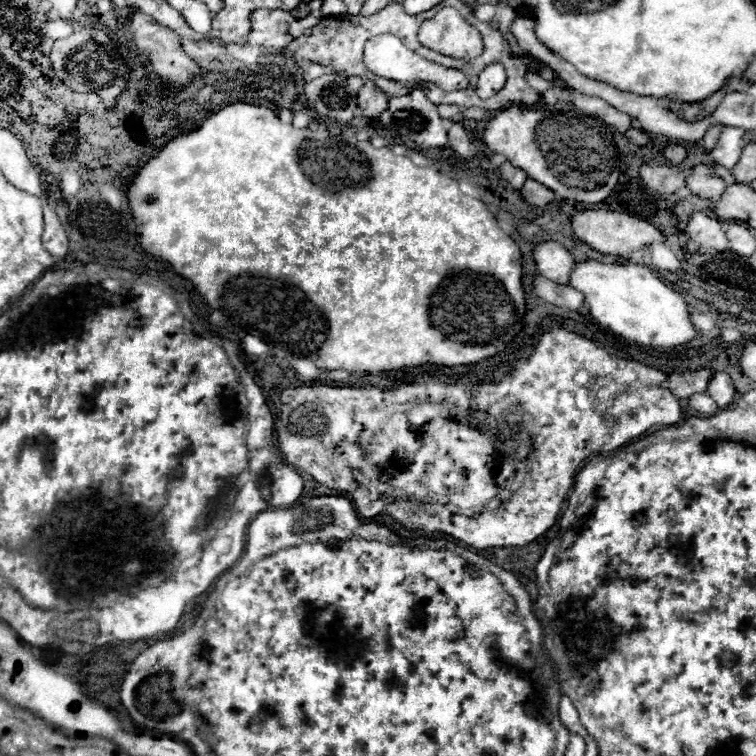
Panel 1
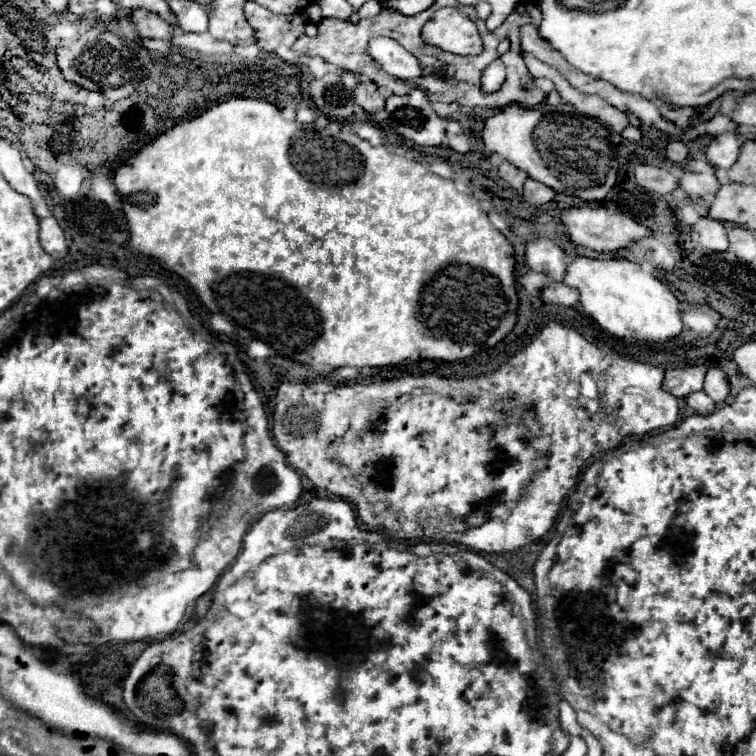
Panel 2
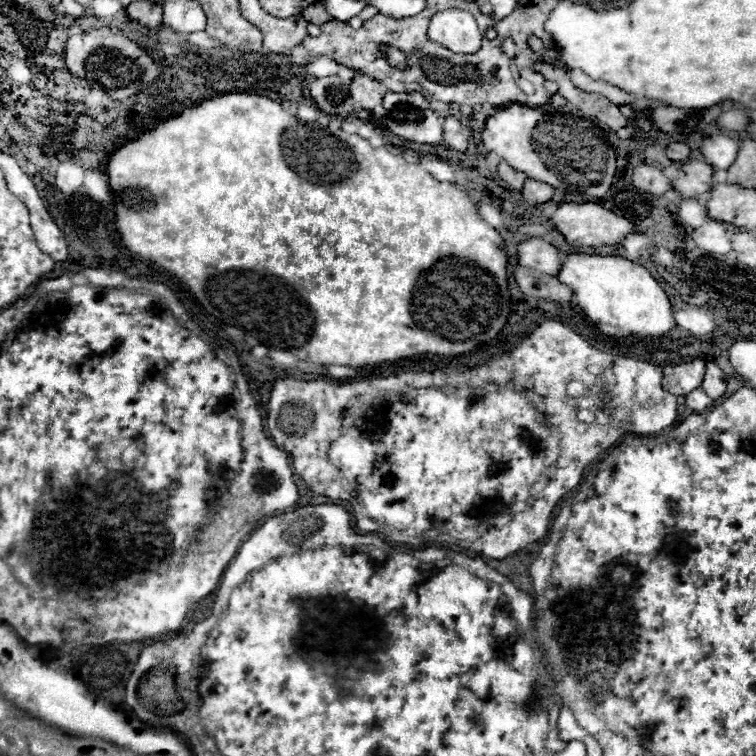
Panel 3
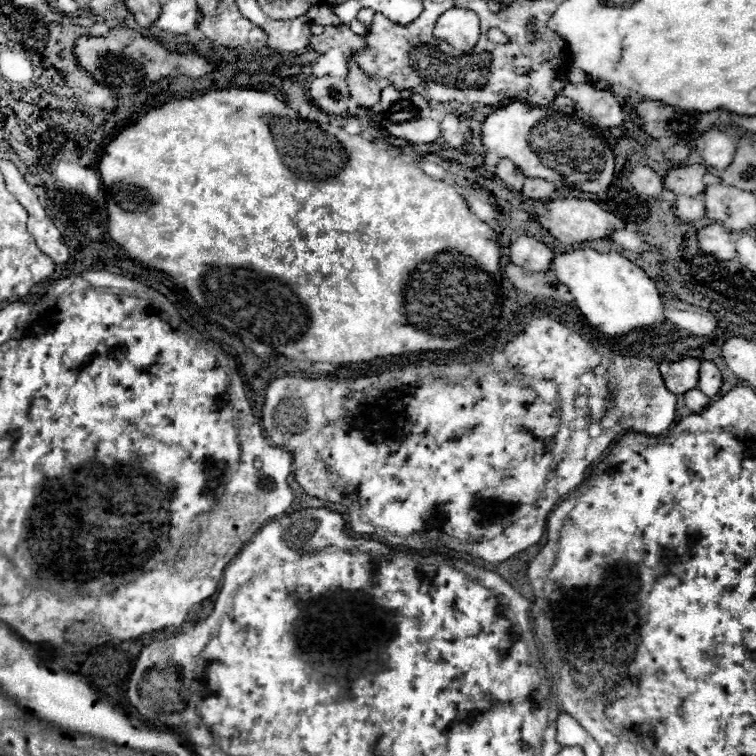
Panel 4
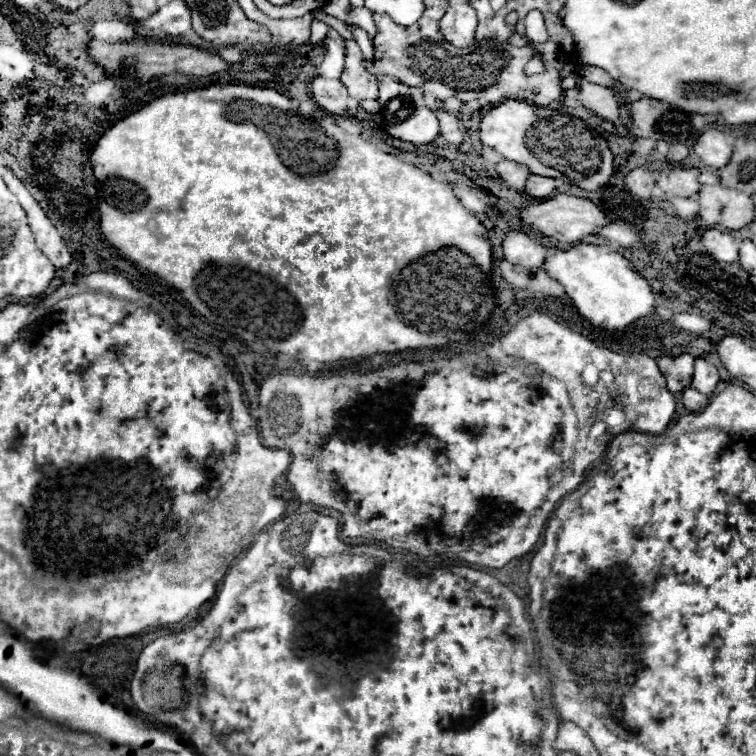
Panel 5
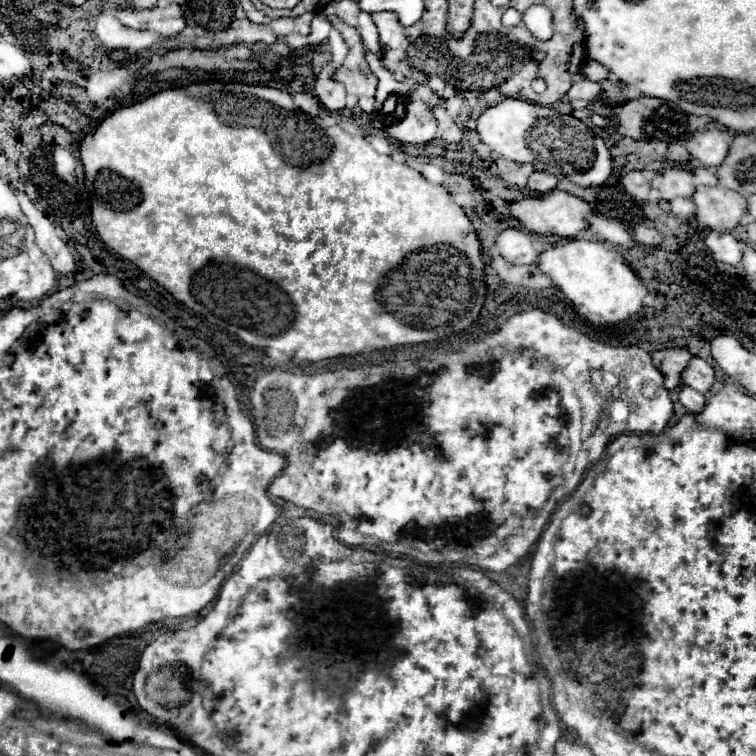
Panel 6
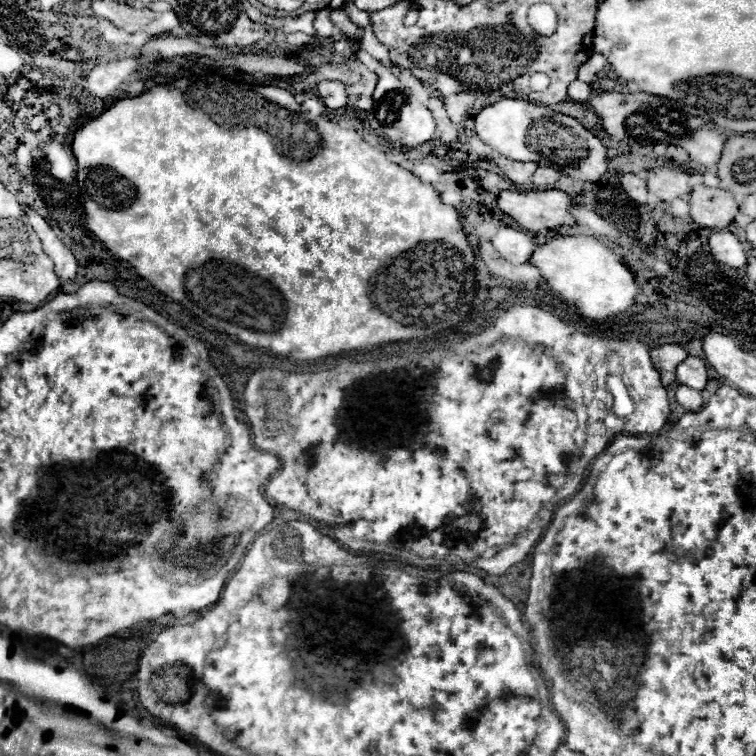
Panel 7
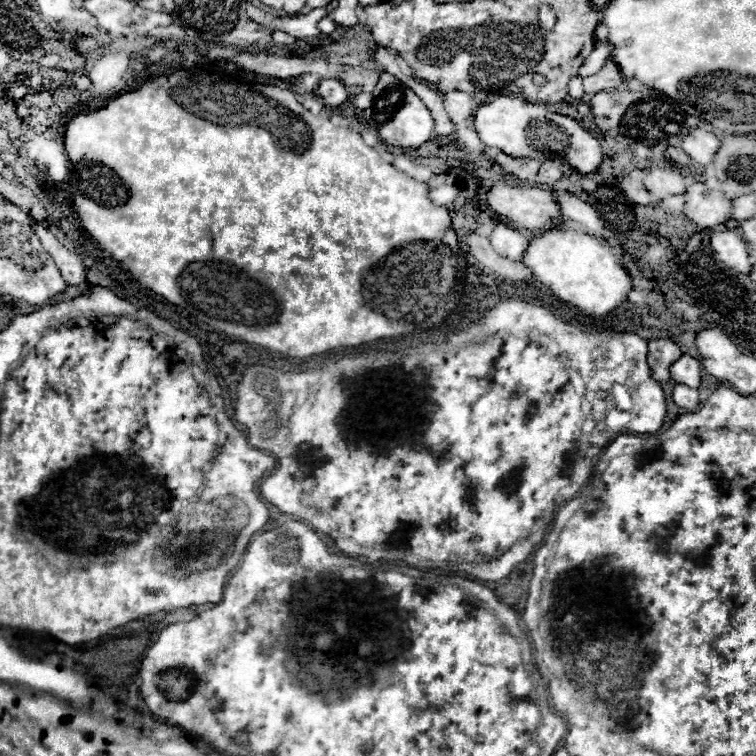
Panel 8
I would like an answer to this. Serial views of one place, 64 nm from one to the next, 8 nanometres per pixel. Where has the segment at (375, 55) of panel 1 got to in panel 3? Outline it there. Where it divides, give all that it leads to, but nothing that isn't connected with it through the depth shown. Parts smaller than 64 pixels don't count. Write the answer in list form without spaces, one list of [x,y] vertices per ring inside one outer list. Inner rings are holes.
[[[380,44],[380,50],[386,54],[386,60],[392,64],[392,66],[396,66],[396,68],[406,68],[406,56],[402,54],[402,50],[398,50],[396,46],[384,46],[384,44]]]

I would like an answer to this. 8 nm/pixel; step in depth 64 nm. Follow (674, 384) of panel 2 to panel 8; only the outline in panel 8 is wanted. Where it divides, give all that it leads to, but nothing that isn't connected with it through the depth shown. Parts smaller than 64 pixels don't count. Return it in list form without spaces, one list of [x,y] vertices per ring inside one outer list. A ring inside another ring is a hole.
[[[650,340],[648,342],[648,364],[658,382],[668,382],[670,364],[678,360],[684,352],[676,344],[668,344],[668,340]]]

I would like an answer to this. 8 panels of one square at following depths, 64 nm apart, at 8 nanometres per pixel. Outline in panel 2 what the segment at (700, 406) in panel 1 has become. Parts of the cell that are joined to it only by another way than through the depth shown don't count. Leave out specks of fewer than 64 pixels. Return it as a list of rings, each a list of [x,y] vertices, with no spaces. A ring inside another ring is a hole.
[[[702,390],[690,394],[686,400],[688,400],[688,406],[690,406],[690,408],[694,408],[694,410],[698,410],[698,412],[702,412],[702,414],[704,414],[704,412],[710,414],[710,412],[716,410],[714,400],[712,400],[708,394],[704,394]]]

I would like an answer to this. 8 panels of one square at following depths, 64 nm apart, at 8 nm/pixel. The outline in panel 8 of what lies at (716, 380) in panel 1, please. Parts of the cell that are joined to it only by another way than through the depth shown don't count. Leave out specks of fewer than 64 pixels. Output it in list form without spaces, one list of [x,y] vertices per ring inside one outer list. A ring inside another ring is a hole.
[[[682,356],[680,360],[676,360],[672,366],[670,366],[670,374],[672,374],[672,380],[678,384],[678,382],[684,382],[686,386],[694,386],[694,388],[700,388],[700,382],[702,382],[702,366],[700,366],[700,360],[692,358],[692,356]]]

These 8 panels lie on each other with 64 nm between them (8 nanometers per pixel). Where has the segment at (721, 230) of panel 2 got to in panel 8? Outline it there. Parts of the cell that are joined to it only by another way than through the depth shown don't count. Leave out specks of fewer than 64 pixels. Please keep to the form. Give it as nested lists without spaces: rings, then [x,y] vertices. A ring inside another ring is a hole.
[[[714,232],[710,238],[710,246],[714,250],[716,260],[724,262],[728,268],[734,268],[736,272],[750,274],[750,254],[748,244],[742,242],[742,238],[734,232]]]

